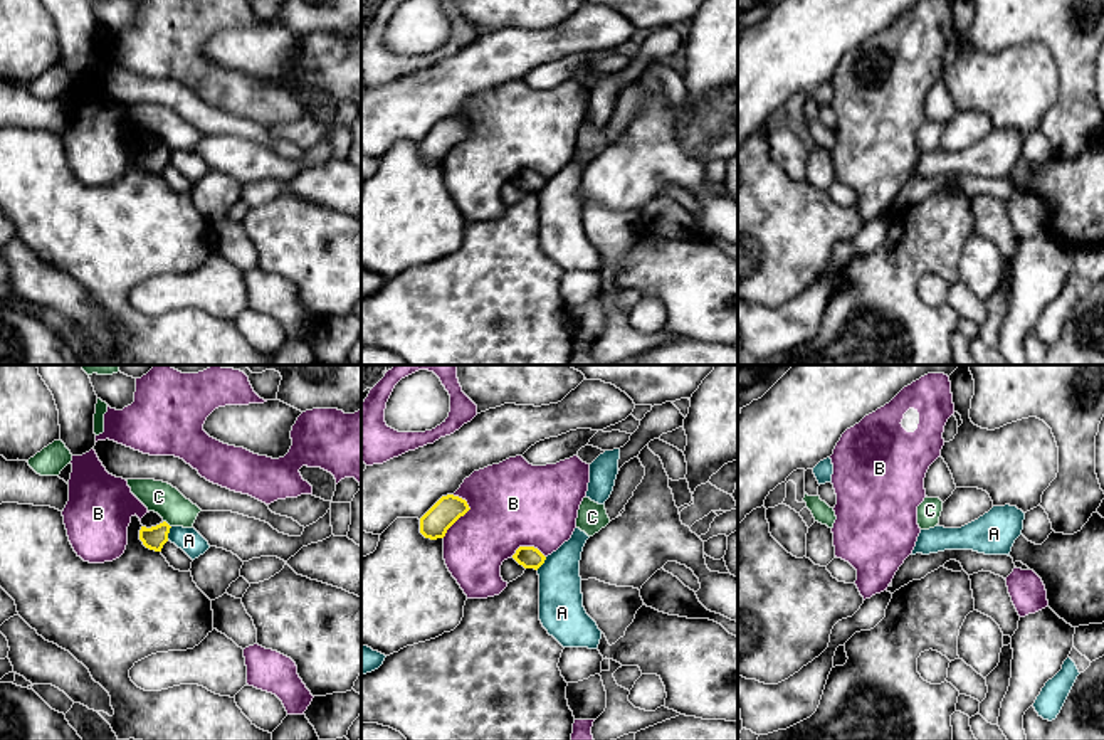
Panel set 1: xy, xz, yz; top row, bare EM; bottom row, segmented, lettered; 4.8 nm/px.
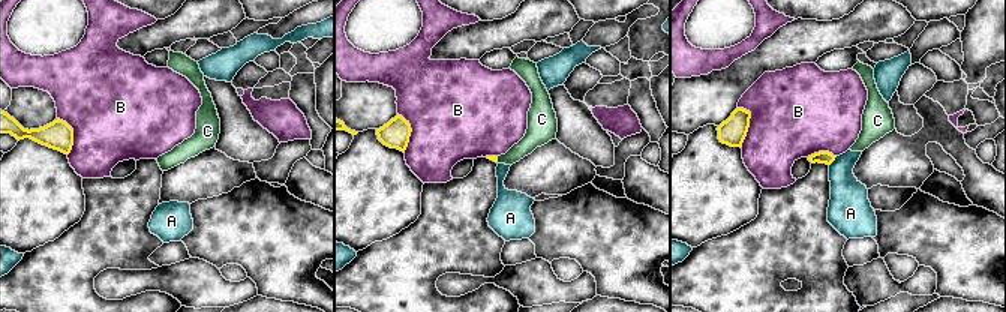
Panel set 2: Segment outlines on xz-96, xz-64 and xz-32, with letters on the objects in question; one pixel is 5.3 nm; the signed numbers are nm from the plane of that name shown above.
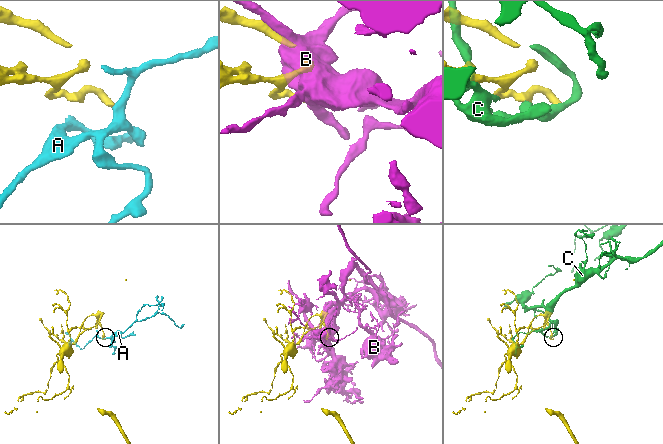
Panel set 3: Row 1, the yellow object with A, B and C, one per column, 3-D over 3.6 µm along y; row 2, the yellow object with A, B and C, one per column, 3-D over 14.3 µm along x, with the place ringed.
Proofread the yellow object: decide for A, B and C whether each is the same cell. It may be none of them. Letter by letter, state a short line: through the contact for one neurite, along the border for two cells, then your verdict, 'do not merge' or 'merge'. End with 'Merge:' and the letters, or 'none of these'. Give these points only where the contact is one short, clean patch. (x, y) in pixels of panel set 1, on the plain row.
A: line xy (172, 150), (167, 162); do not merge
B: do not merge
C: do not merge
Merge: none of these

